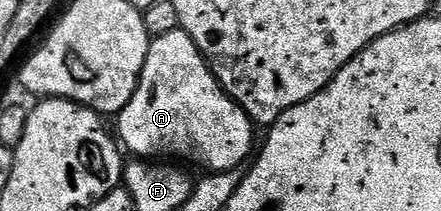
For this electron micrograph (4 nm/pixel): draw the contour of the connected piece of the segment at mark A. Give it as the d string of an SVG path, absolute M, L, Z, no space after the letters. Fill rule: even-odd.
M180 28L152 40L137 91L117 121L117 137L128 154L139 159L188 157L212 173L239 169L257 132L251 116L219 86L193 39Z

